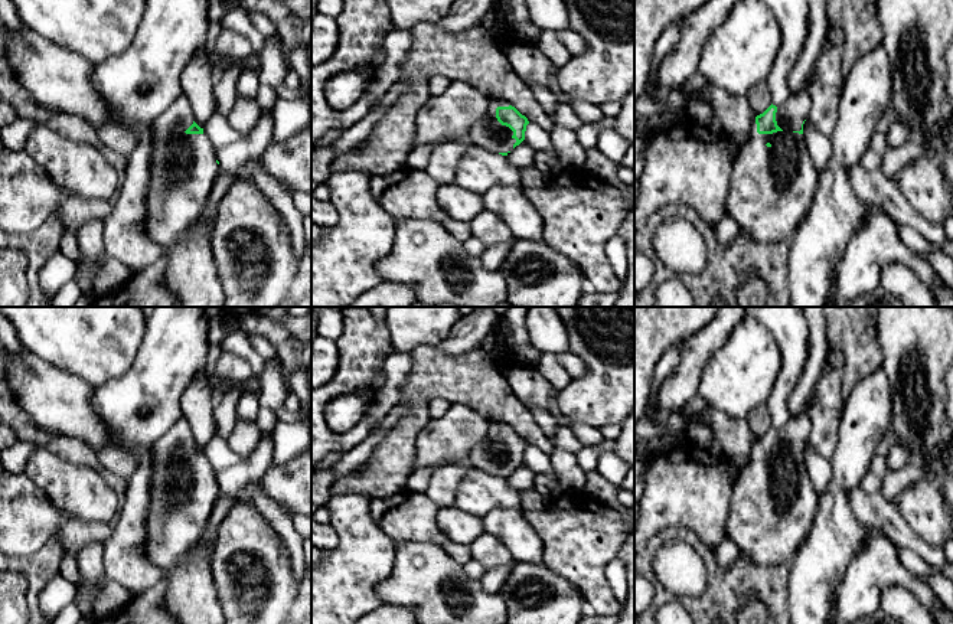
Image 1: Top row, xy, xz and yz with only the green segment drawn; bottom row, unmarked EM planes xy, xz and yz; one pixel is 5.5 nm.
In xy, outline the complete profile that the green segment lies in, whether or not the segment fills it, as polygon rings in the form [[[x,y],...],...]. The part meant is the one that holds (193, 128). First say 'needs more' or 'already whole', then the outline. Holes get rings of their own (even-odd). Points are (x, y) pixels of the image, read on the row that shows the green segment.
needs more; [[[186,95],[153,118],[151,169],[146,195],[146,235],[167,248],[206,212],[221,171],[216,148],[195,122]]]

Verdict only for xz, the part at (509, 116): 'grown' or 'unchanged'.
grown

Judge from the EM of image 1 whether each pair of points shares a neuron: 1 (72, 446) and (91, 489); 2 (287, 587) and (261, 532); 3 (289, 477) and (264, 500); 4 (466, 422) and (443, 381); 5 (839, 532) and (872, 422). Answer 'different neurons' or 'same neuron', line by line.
1: different neurons
2: same neuron
3: different neurons
4: different neurons
5: same neuron

